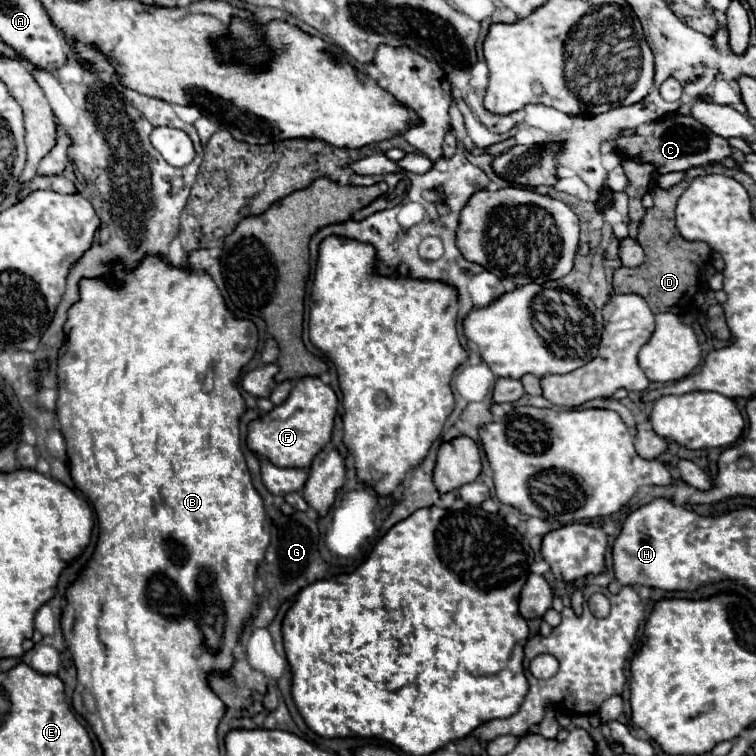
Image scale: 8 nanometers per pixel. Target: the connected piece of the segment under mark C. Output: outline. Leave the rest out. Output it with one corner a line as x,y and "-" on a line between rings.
674,116
666,122
658,122
654,132
650,136
620,136
618,140
612,142
614,150
622,152
622,158
638,158
644,164
654,164
658,174
668,174
668,172
686,172
690,168
706,166
706,164
716,164
724,158
730,156
732,148
726,142
726,138
720,138
712,134
708,128
698,124
692,116

